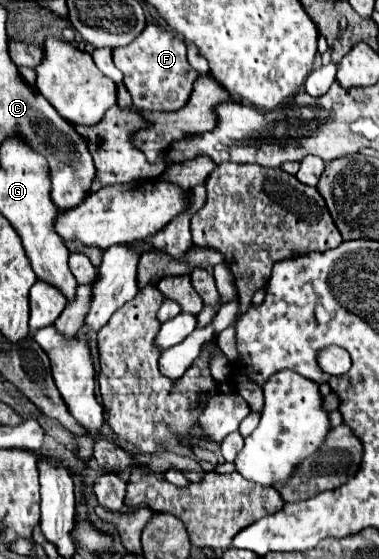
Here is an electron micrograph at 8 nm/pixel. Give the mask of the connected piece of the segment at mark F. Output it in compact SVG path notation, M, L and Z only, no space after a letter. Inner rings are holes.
M147 24L129 46L113 50L113 62L123 72L123 82L133 98L133 106L149 112L173 112L185 106L193 82L199 76L187 62L185 42L173 32L153 24Z

